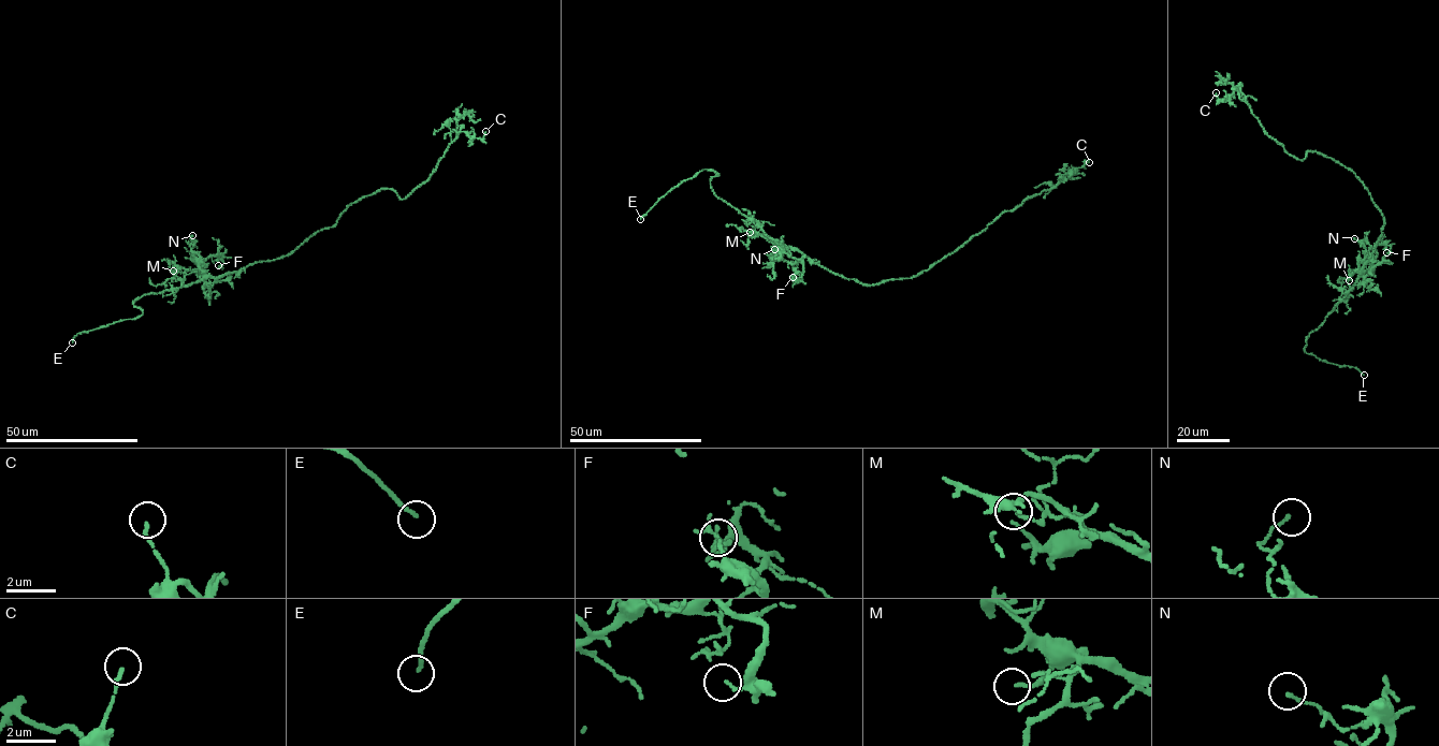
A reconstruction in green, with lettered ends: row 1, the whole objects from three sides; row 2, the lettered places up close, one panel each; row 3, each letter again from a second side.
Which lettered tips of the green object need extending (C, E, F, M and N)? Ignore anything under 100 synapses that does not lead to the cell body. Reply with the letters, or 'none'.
E

